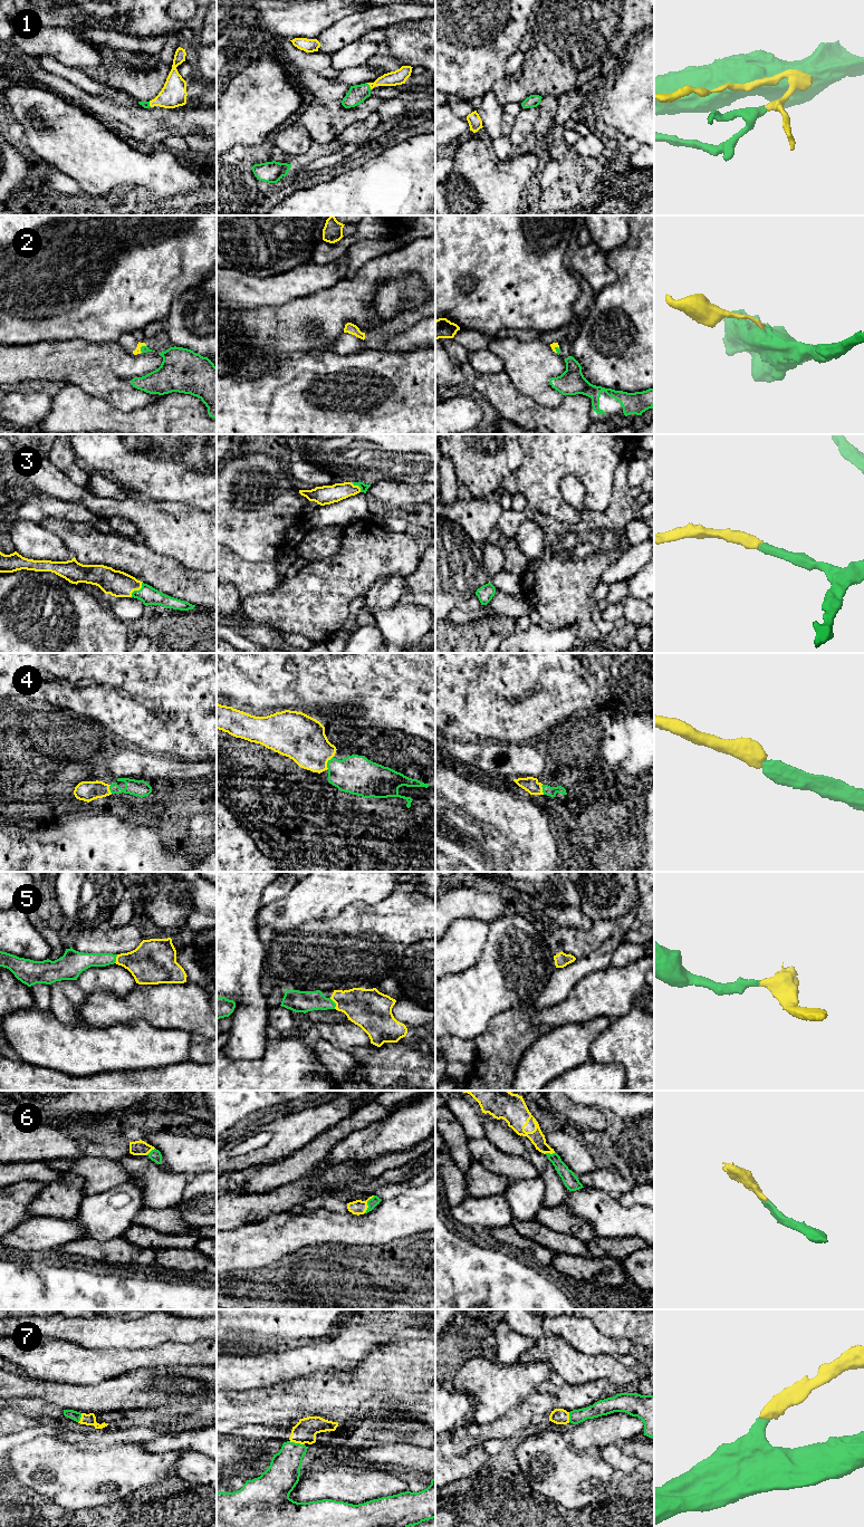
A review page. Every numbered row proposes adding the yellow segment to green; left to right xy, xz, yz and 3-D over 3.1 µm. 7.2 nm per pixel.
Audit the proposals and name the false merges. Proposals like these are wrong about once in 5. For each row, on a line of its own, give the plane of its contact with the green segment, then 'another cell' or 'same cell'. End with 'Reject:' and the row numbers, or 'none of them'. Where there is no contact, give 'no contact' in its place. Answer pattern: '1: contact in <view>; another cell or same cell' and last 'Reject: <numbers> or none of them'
1: contact in xz; same cell
2: contact in xy; same cell
3: contact in xy; same cell
4: contact in xz; same cell
5: contact in xz; same cell
6: contact in xz; same cell
7: contact in xz; same cell
Reject: none of them

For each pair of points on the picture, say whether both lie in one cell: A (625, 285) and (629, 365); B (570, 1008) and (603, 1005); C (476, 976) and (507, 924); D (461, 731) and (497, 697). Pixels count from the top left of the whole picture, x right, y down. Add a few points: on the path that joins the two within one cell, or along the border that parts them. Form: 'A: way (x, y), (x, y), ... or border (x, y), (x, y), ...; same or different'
A: way (640, 305), (640, 333), (636, 336), (635, 345); same
B: way (578, 1007), (582, 1005), (595, 1005); same
C: way (488, 963), (496, 956), (497, 943), (504, 937); same
D: way (470, 722), (488, 704); same

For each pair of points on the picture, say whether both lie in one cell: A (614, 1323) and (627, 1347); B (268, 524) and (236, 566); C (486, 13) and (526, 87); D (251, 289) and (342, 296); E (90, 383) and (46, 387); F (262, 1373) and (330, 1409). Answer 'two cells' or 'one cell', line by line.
A: two cells
B: two cells
C: two cells
D: two cells
E: two cells
F: two cells

